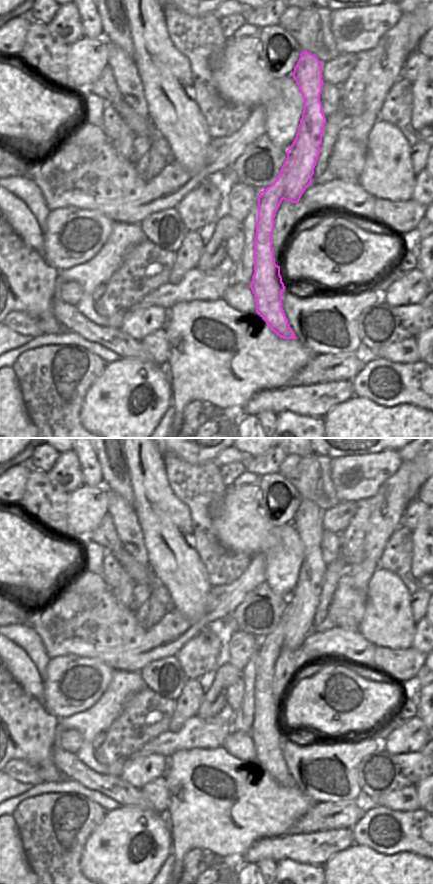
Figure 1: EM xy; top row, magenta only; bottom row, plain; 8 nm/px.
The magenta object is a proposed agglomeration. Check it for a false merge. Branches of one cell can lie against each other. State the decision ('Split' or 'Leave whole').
Split

